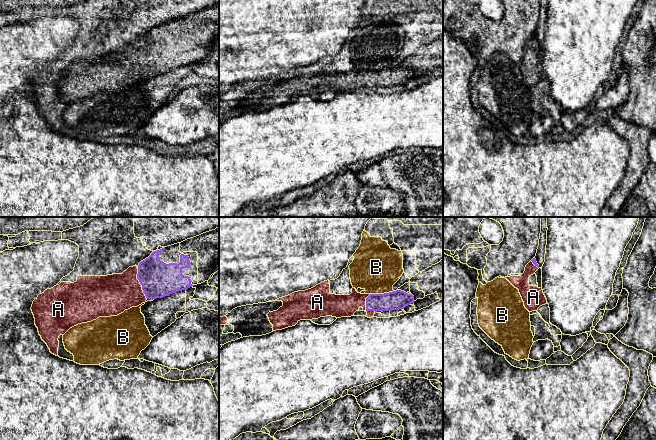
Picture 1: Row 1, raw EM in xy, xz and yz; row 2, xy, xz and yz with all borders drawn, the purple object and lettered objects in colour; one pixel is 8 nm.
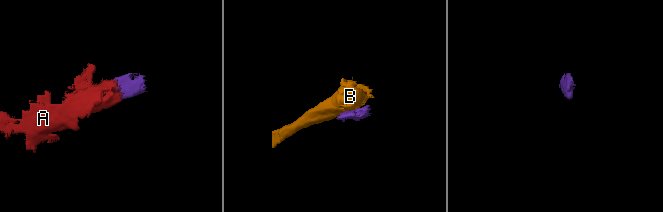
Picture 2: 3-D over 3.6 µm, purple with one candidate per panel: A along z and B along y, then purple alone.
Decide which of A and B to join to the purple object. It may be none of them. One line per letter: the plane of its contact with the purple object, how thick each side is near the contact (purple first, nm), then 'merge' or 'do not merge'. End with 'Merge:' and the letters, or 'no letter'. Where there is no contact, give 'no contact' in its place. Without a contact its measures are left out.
A: meets purple in xy; 280 nm thick on the purple side, 320 nm on the other; merge
B: meets purple in xz; 150 nm thick on the purple side, 380 nm on the other; do not merge
Merge: A

